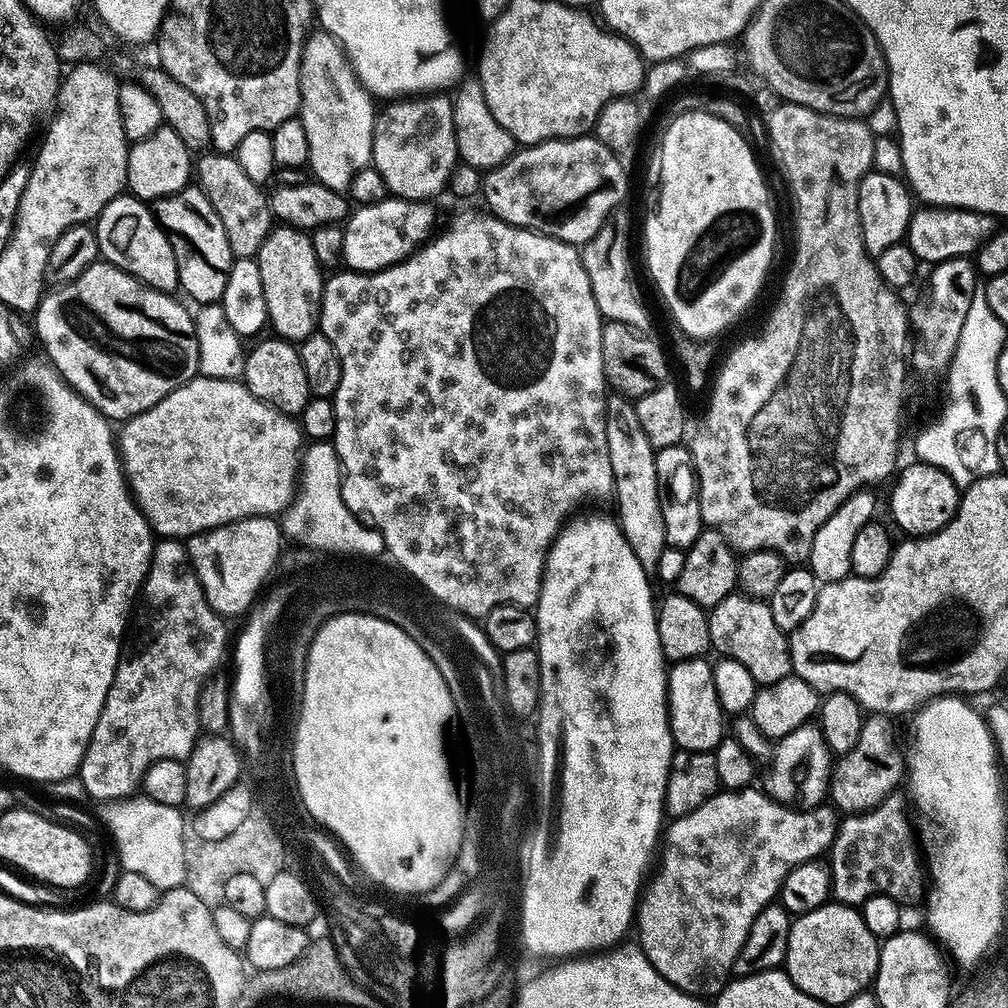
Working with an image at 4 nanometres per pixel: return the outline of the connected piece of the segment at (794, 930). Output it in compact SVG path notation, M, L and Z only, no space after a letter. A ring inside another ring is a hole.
M829 902L791 921L783 967L798 990L810 994L810 998L818 998L826 1006L842 1006L873 987L880 945L853 905Z

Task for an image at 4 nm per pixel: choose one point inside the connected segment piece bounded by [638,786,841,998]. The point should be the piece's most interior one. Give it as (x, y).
(722, 864)

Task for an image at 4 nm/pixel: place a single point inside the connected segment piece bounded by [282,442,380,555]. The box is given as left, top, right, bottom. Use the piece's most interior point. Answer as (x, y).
(316, 516)

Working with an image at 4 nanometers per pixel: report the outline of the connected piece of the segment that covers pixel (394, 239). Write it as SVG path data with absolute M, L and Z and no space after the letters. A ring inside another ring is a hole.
M389 198L382 202L359 205L343 221L344 264L354 272L381 272L412 255L432 239L436 228L436 212L426 200Z

